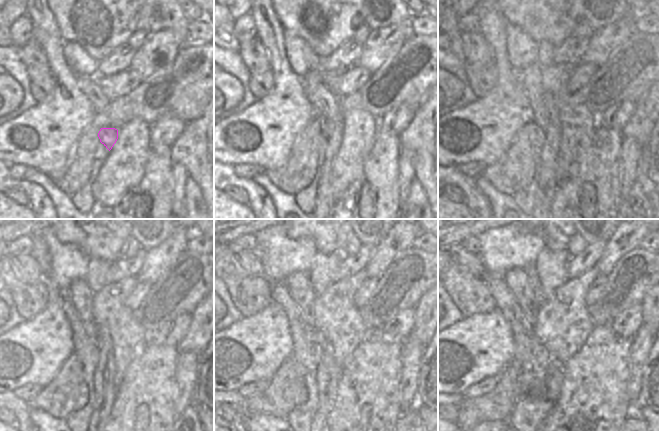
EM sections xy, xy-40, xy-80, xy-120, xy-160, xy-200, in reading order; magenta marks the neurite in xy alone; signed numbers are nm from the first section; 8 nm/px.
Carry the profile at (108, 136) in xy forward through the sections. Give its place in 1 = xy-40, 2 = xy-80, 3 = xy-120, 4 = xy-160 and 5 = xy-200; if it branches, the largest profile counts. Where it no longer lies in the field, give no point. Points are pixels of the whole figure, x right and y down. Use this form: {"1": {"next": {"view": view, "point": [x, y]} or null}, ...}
{"1": {"next": {"view": "xy-40", "point": [326, 130]}}, "2": {"next": {"view": "xy-80", "point": [531, 77]}}, "3": {"next": {"view": "xy-120", "point": [79, 293]}}, "4": {"next": {"view": "xy-160", "point": [299, 284]}}, "5": {"next": {"view": "xy-200", "point": [517, 280]}}}

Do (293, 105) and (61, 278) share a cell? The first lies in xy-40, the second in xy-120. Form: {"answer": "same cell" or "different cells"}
{"answer": "different cells"}

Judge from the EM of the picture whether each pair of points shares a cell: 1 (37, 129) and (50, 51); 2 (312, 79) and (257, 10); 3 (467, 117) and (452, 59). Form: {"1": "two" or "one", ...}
{"1": "one", "2": "two", "3": "two"}

